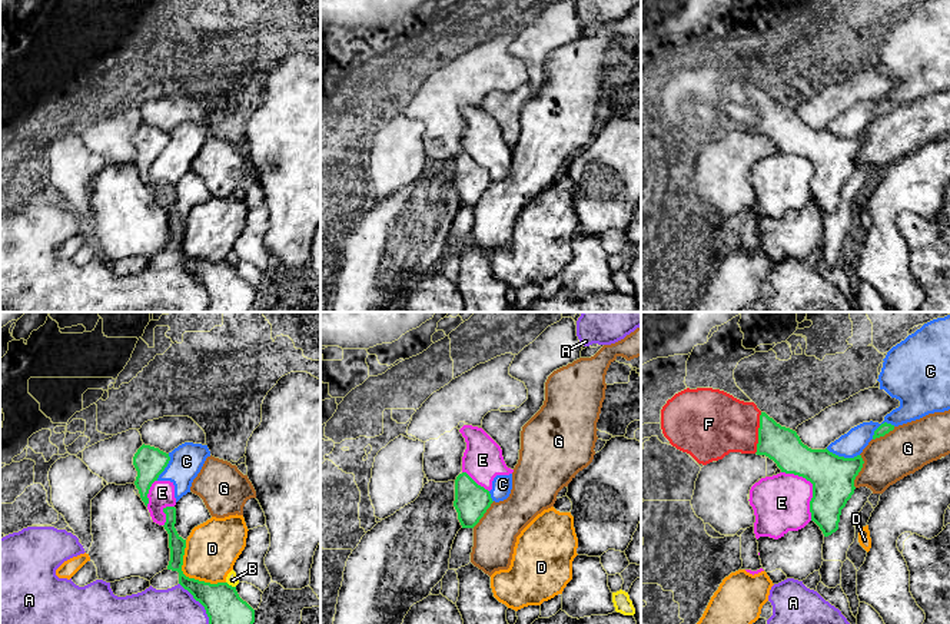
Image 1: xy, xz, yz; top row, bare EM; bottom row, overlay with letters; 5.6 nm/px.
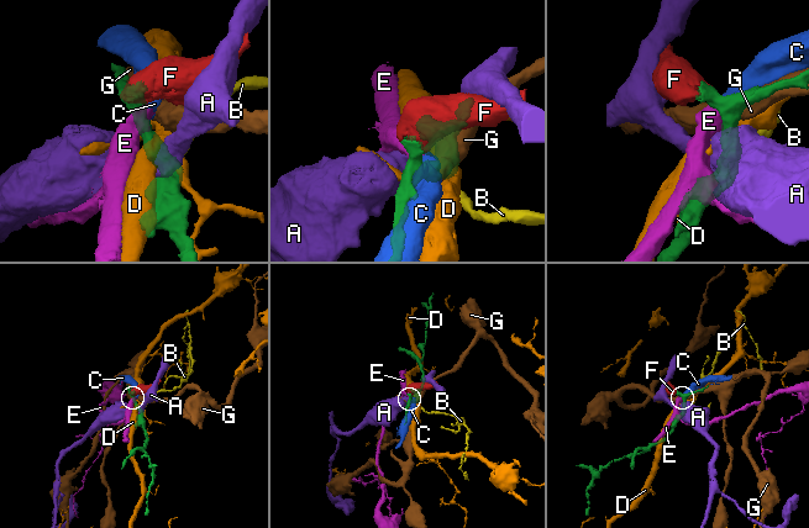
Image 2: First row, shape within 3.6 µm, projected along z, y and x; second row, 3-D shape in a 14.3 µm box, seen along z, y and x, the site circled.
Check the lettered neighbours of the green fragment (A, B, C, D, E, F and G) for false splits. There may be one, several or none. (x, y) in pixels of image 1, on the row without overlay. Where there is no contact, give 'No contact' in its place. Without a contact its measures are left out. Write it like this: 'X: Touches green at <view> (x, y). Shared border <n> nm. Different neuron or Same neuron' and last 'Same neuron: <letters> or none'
A: Touches green at xy (203, 285). Shared border 320 nm. Different neuron
B: Touches green at xy (231, 265). Shared border 70 nm. Different neuron
C: Touches green at yz (843, 136). Shared border 200 nm. Different neuron
D: Touches green at xy (188, 256). Shared border 340 nm. Different neuron
E: Touches green at yz (813, 166). Shared border 320 nm. Different neuron
F: Touches green at yz (758, 112). Shared border 240 nm. Same neuron
G: Touches green at yz (860, 149). Shared border 190 nm. Different neuron
Same neuron: F

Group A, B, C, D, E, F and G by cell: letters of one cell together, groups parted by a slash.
A / B / C E / D / F / G

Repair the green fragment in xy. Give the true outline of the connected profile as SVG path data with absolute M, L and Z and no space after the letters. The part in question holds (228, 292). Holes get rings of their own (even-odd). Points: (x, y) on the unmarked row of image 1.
M163 187L166 193L165 209L169 213L170 240L167 249L179 252L179 263L199 281L209 296L206 312L250 312L255 302L255 289L243 281L236 266L227 262L210 263L189 258L183 253L183 235L186 219L176 208L176 187Z

